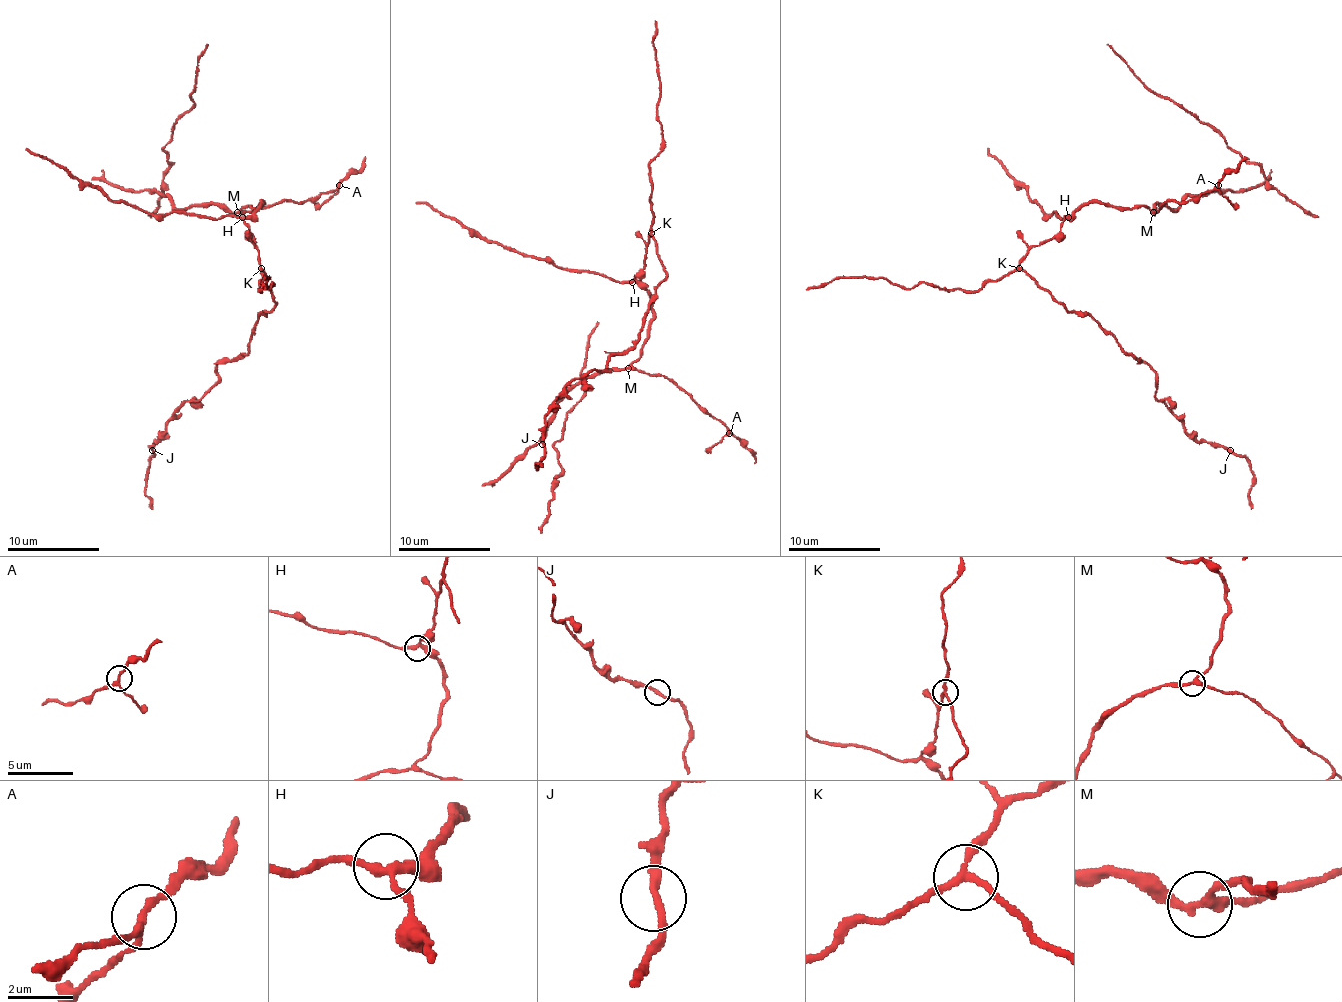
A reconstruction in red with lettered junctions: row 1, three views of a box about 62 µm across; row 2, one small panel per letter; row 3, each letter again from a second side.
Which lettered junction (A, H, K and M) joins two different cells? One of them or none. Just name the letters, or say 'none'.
K

